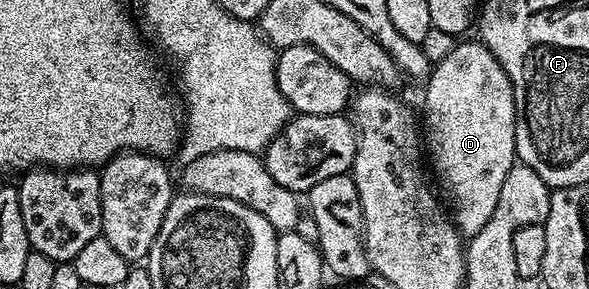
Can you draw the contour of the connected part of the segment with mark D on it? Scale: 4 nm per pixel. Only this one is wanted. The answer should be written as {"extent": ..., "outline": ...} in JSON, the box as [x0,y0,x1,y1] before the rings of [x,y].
{"extent":[423,41,517,237],"outline":[[[474,41],[461,43],[458,47],[451,48],[441,60],[437,59],[423,88],[425,88],[423,131],[427,136],[427,155],[431,160],[431,171],[435,179],[437,174],[436,182],[439,187],[441,182],[440,190],[443,195],[445,190],[447,211],[453,224],[457,226],[462,236],[471,237],[479,233],[479,229],[483,229],[487,221],[491,221],[495,205],[499,202],[499,189],[507,173],[515,165],[517,110],[513,86],[503,65],[499,65],[495,53],[491,53],[491,49],[487,49],[484,43]]]}

